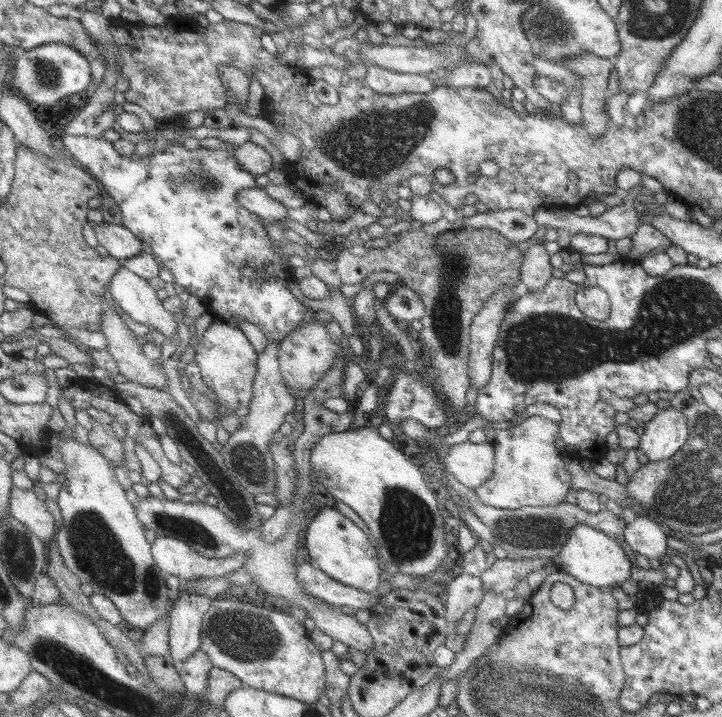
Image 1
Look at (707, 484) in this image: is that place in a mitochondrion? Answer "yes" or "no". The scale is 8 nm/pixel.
yes

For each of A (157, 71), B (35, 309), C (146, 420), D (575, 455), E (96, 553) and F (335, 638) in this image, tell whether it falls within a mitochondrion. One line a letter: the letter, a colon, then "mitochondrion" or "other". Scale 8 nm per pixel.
A: mitochondrion
B: other
C: other
D: other
E: mitochondrion
F: other

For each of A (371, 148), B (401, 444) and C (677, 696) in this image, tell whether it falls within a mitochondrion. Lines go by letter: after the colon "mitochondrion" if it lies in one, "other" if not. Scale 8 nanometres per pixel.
A: mitochondrion
B: other
C: other

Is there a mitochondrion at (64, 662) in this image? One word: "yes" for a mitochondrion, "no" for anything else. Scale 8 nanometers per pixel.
yes

